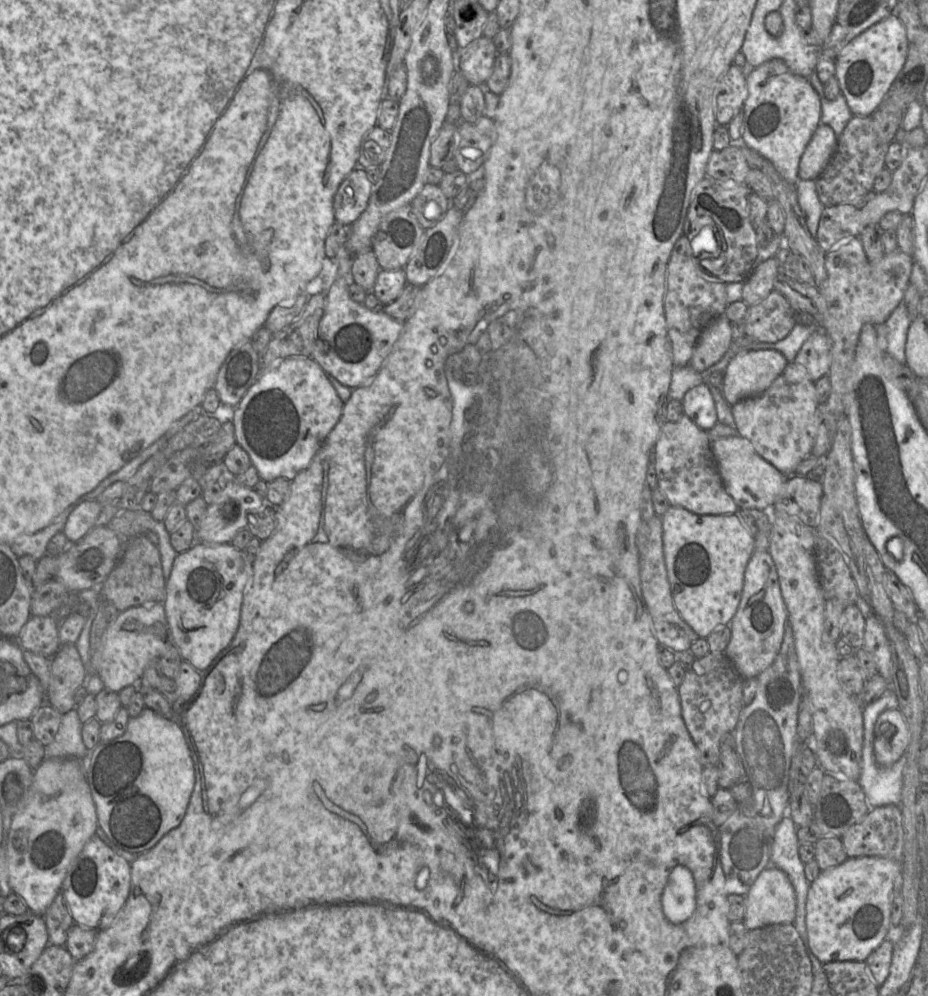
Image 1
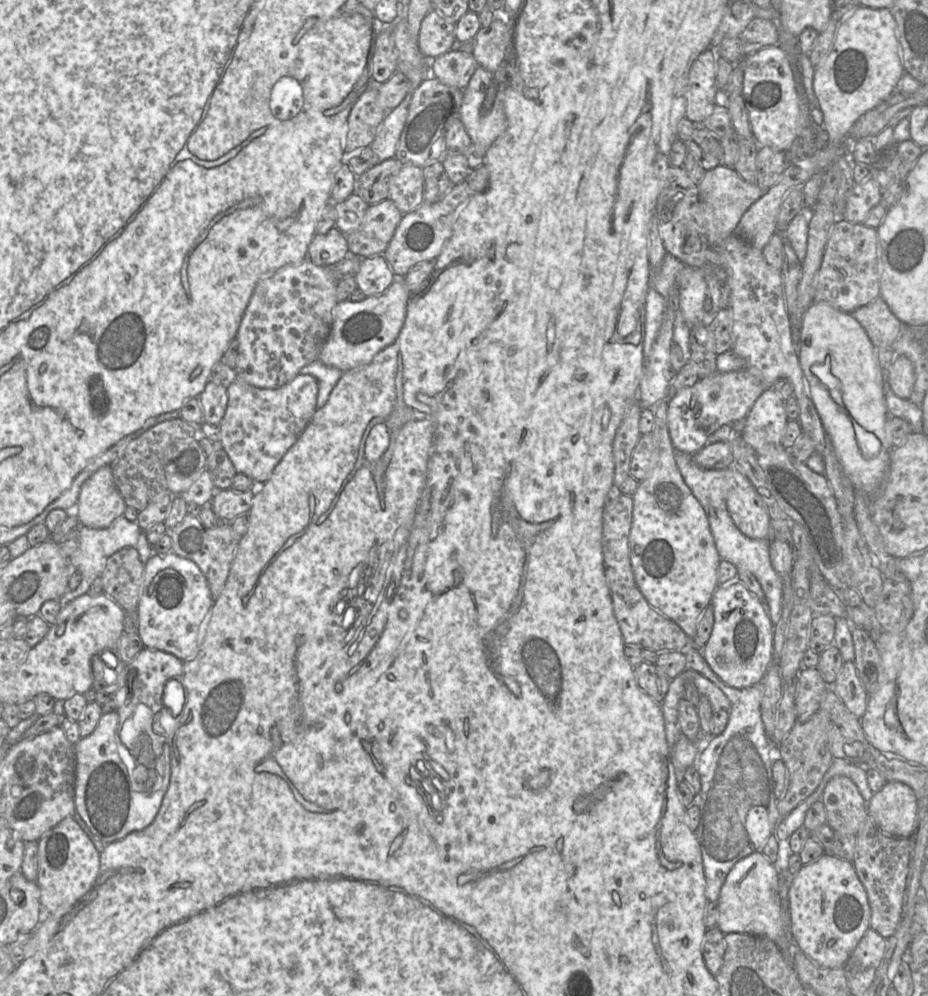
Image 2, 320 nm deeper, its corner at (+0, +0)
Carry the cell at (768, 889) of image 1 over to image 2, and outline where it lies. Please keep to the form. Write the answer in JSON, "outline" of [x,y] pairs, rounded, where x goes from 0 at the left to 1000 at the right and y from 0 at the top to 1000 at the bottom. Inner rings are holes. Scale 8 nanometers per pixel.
{"outline":[[[814,854],[800,861],[788,871],[777,891],[773,904],[775,909],[773,931],[779,938],[793,936],[827,941],[836,947],[841,954],[845,955],[846,960],[851,960],[838,892],[839,876],[821,855]]]}

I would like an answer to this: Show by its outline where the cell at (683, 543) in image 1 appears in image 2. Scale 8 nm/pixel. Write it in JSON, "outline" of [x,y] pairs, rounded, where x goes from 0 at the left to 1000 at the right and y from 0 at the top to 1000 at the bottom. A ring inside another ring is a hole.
{"outline":[[[720,402],[704,412],[705,430],[700,435],[708,451],[708,466],[702,476],[689,484],[682,500],[682,520],[678,538],[678,555],[685,586],[697,604],[710,615],[727,624],[746,642],[759,612],[766,606],[774,590],[773,572],[777,560],[772,552],[761,515],[737,484],[726,459],[719,423]]]}

